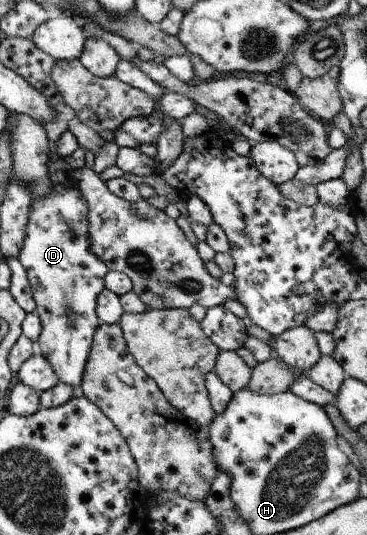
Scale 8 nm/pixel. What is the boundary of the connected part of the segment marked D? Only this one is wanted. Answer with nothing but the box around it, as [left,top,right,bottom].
[18,182,109,394]

